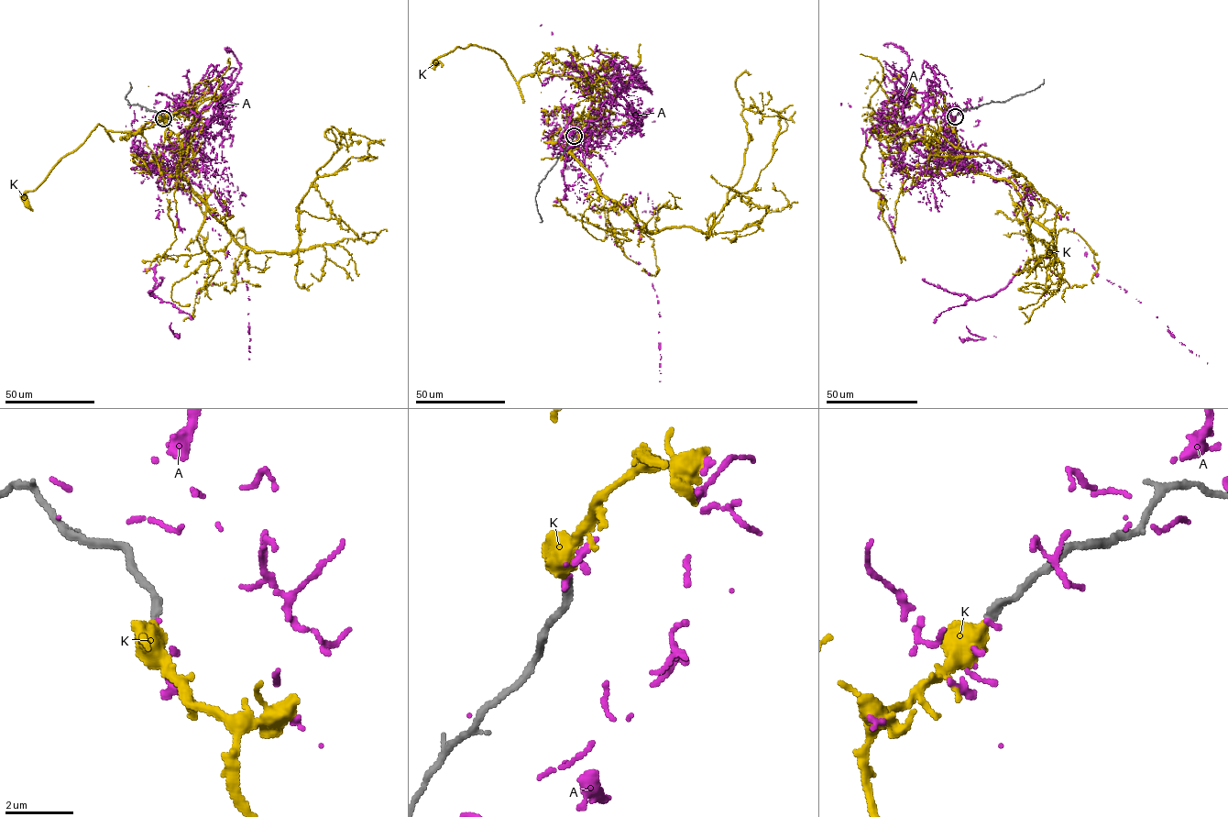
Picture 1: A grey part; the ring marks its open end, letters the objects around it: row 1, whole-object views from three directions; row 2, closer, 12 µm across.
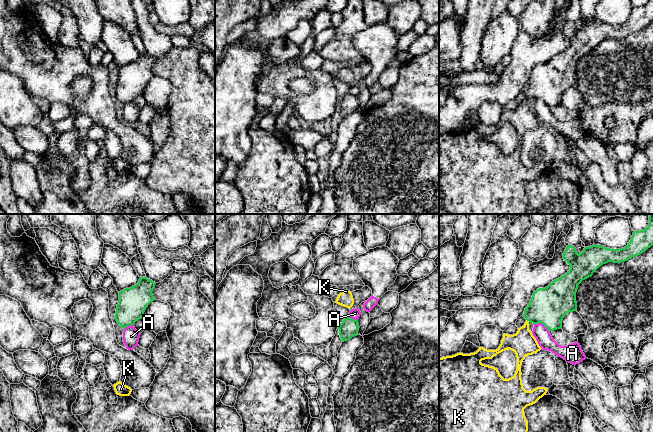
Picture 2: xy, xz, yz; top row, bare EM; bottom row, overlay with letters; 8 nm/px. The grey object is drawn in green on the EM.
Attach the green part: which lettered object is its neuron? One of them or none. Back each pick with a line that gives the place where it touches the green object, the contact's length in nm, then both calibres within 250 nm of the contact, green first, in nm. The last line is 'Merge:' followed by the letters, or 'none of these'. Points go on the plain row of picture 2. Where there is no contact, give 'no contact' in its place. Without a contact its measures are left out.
K: meets green in yz at (528, 96); contact 40 nm long; 300 nm thick on the green side, 200 nm on the other
Merge: K

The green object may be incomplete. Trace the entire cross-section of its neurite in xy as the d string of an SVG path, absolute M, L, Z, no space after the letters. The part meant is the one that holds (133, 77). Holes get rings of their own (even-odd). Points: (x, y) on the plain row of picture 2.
M140 53L136 61L119 68L115 95L123 105L143 94L146 84L155 76L152 71L155 60L147 53Z

